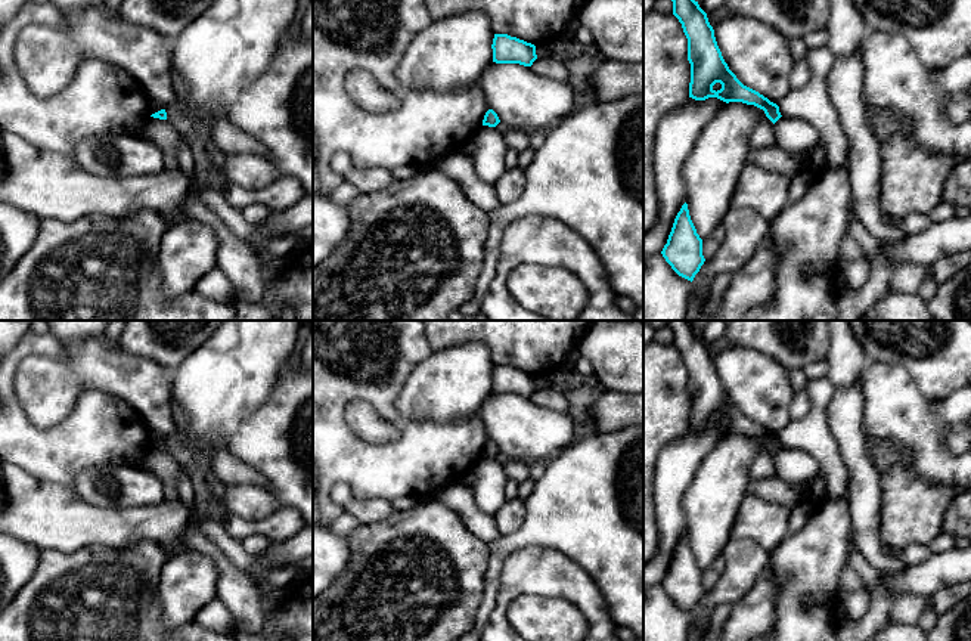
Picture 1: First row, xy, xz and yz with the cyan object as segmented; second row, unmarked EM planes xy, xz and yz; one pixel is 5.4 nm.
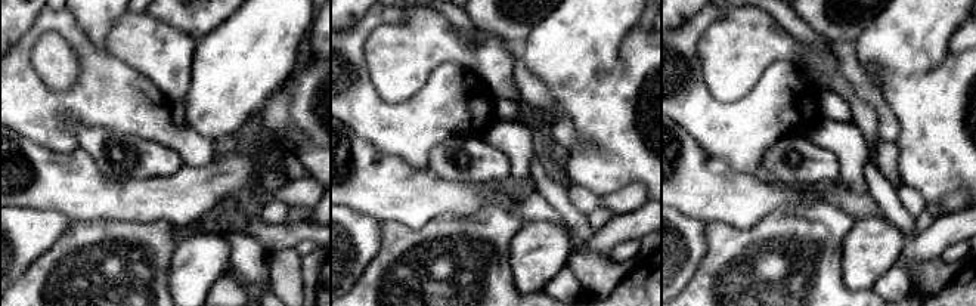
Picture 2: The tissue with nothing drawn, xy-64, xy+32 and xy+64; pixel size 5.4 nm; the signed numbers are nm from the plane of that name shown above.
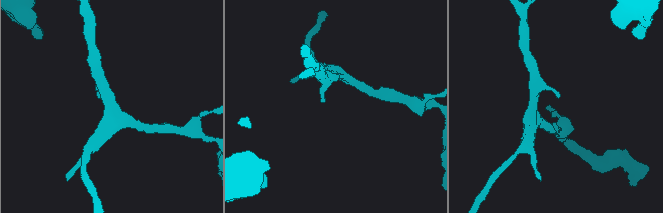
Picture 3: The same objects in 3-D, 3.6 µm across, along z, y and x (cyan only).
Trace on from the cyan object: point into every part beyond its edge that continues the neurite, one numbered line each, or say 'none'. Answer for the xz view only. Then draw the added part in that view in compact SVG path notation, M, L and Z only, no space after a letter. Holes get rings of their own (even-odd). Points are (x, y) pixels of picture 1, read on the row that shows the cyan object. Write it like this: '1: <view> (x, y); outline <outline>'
none

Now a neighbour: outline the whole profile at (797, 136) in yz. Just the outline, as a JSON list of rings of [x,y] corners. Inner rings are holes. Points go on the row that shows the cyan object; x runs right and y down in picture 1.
[[[781,117],[775,123],[775,137],[775,145],[784,151],[807,158],[819,140],[819,131],[806,120]]]

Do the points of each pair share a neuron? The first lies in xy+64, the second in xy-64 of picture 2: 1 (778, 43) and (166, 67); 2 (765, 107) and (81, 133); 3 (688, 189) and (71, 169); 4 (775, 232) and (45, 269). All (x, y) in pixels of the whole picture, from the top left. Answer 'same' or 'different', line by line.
1: same
2: different
3: same
4: same

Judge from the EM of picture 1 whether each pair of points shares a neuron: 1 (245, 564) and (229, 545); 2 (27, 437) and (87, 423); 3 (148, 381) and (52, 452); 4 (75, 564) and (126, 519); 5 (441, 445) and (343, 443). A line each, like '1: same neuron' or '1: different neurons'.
1: same neuron
2: same neuron
3: different neurons
4: different neurons
5: same neuron

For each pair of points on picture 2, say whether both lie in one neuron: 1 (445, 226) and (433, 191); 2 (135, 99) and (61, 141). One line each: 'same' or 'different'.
1: different
2: same

